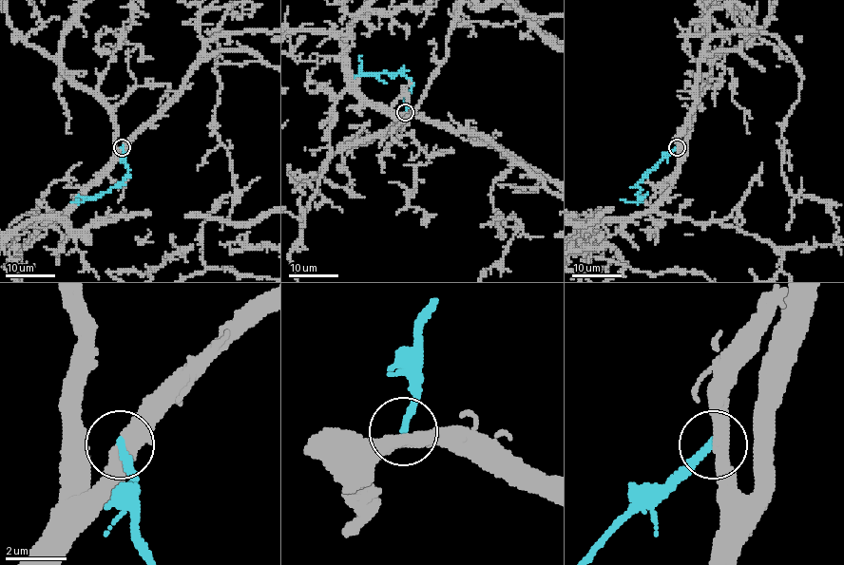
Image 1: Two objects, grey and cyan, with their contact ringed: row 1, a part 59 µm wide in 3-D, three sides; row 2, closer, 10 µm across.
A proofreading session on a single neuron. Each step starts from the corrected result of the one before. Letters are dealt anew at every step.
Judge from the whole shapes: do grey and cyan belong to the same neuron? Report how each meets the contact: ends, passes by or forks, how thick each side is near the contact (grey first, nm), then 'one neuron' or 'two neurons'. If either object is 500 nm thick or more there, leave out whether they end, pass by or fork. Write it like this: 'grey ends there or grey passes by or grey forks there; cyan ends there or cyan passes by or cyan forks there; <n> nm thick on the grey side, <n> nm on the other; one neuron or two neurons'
500 nm thick on the grey side, 240 nm on the other; two neurons

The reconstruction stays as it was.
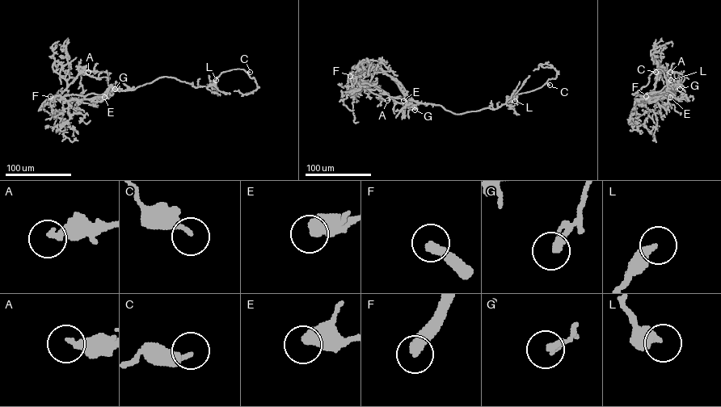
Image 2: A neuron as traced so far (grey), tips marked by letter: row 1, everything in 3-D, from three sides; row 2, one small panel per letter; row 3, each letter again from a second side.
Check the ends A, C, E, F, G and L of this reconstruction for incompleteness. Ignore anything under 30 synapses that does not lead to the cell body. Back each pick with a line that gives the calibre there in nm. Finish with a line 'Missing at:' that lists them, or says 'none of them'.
F: 360 nm thick
Missing at: F

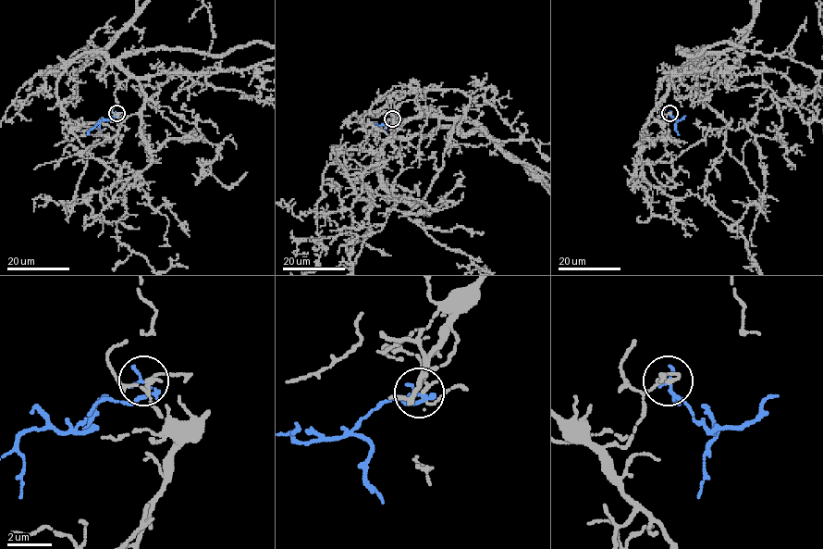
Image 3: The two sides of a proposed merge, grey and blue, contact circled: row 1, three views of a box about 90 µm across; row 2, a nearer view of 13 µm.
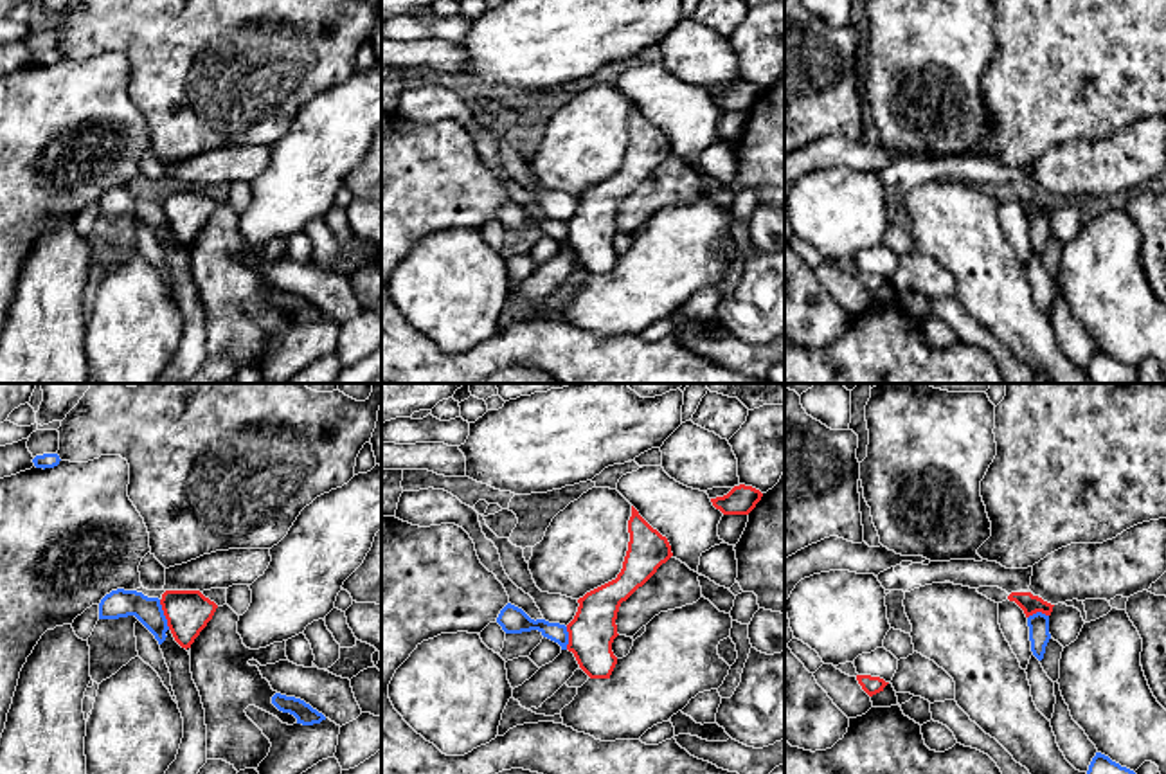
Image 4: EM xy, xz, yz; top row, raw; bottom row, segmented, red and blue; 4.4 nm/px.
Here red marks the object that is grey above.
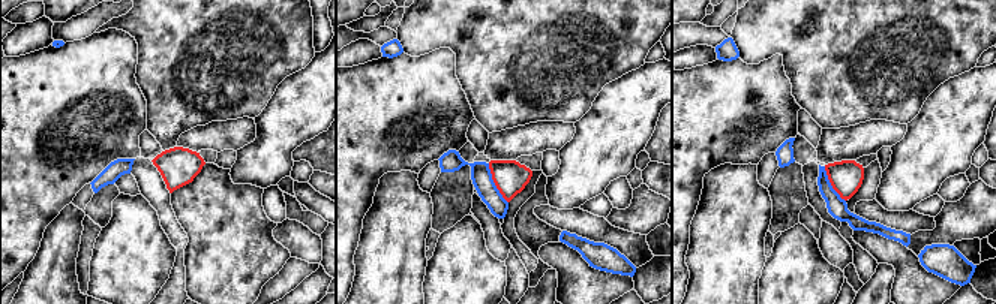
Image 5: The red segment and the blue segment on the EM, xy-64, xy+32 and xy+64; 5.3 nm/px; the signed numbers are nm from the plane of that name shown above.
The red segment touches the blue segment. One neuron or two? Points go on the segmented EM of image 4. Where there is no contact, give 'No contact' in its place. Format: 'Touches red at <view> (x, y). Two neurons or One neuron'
Touches red at xy (164, 614). Two neurons

